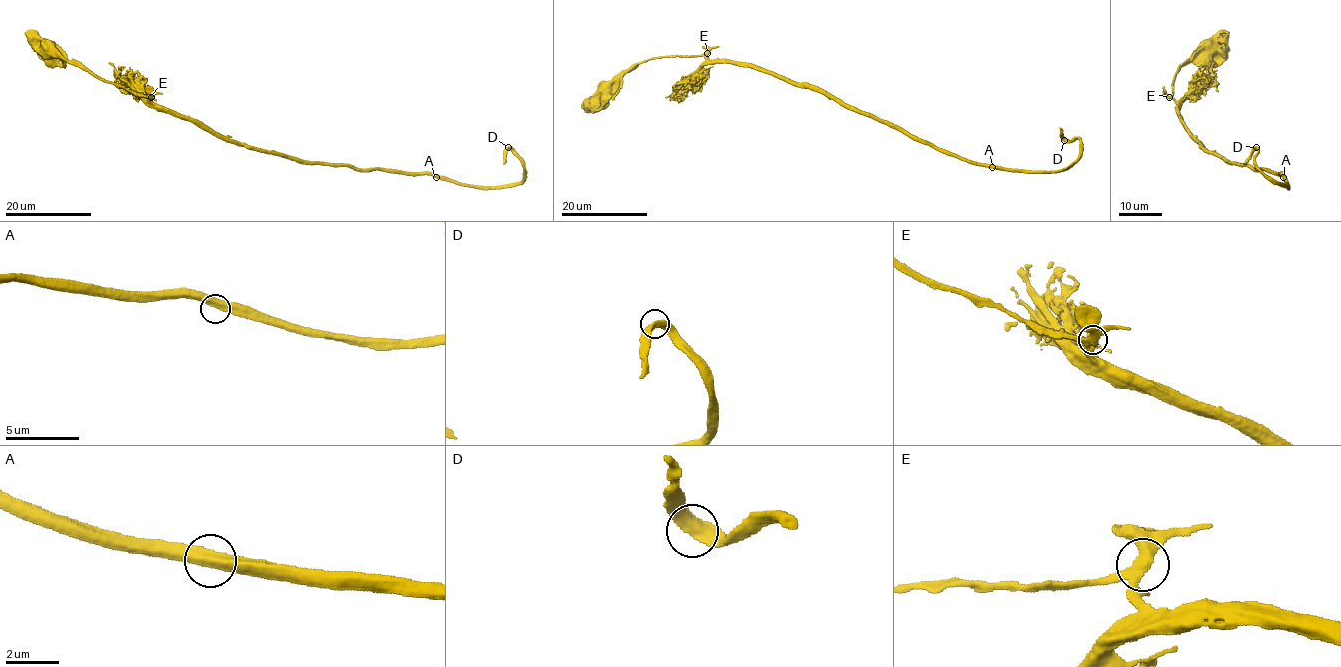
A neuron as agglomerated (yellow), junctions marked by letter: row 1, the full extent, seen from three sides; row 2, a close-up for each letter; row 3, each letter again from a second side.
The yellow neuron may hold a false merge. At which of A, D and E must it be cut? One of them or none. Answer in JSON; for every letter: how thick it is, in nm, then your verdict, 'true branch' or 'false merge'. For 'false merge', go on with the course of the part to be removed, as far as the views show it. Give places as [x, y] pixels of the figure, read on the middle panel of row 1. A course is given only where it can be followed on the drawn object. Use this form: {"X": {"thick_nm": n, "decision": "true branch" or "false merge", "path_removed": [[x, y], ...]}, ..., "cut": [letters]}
{"A": {"thick_nm": 480, "decision": "true branch"}, "D": {"thick_nm": 440, "decision": "true branch"}, "E": {"thick_nm": 340, "decision": "true branch"}, "cut": []}

